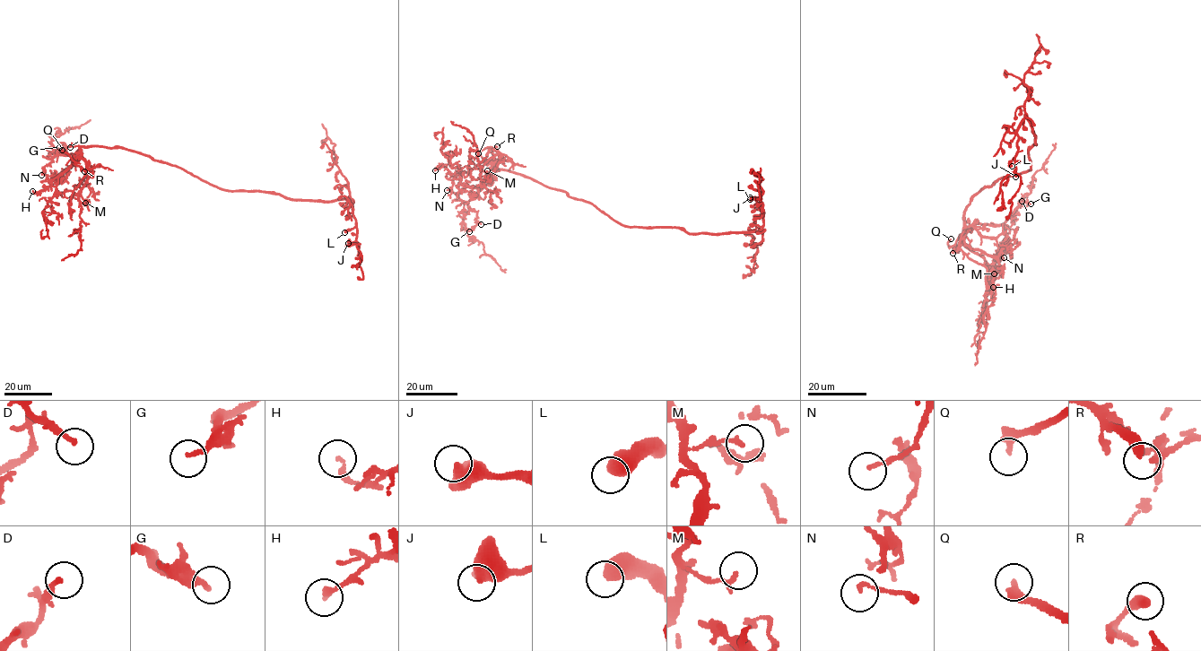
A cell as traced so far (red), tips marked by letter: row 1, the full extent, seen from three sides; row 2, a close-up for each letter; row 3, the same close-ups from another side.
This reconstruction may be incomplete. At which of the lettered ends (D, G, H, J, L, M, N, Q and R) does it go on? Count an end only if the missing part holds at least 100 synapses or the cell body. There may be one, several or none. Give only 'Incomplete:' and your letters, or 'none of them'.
Incomplete: Q

